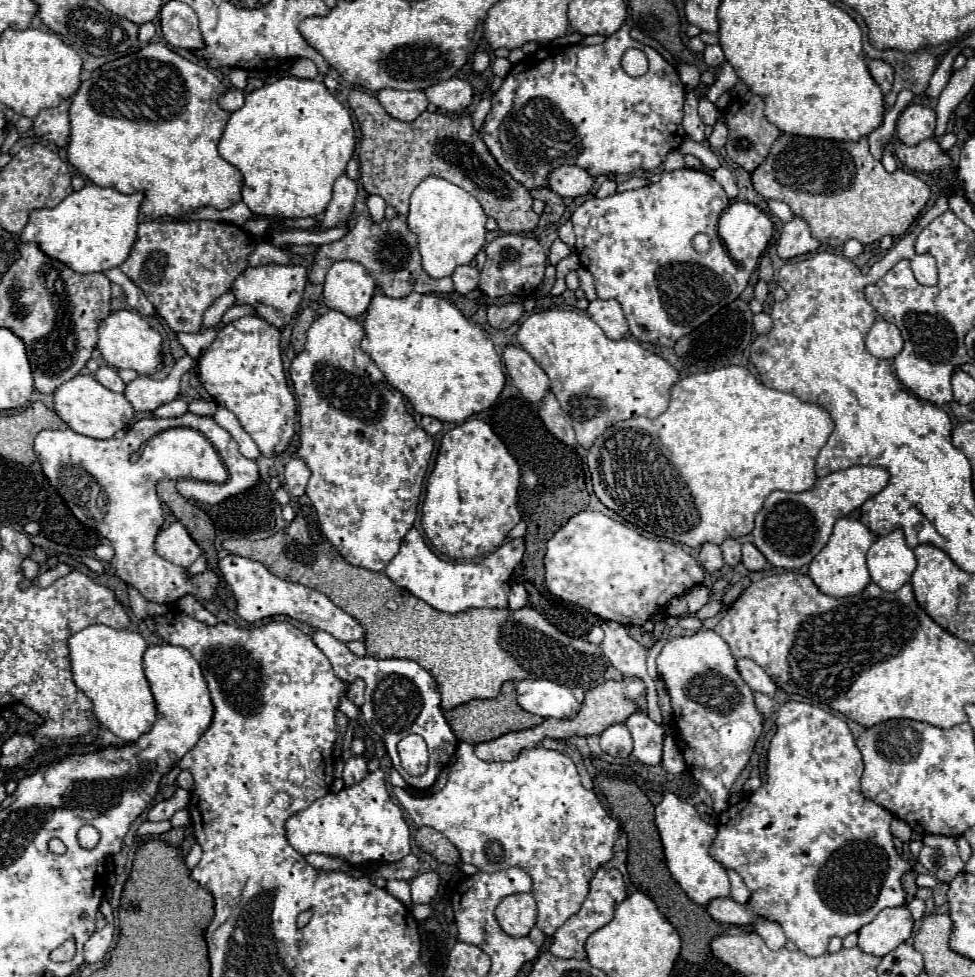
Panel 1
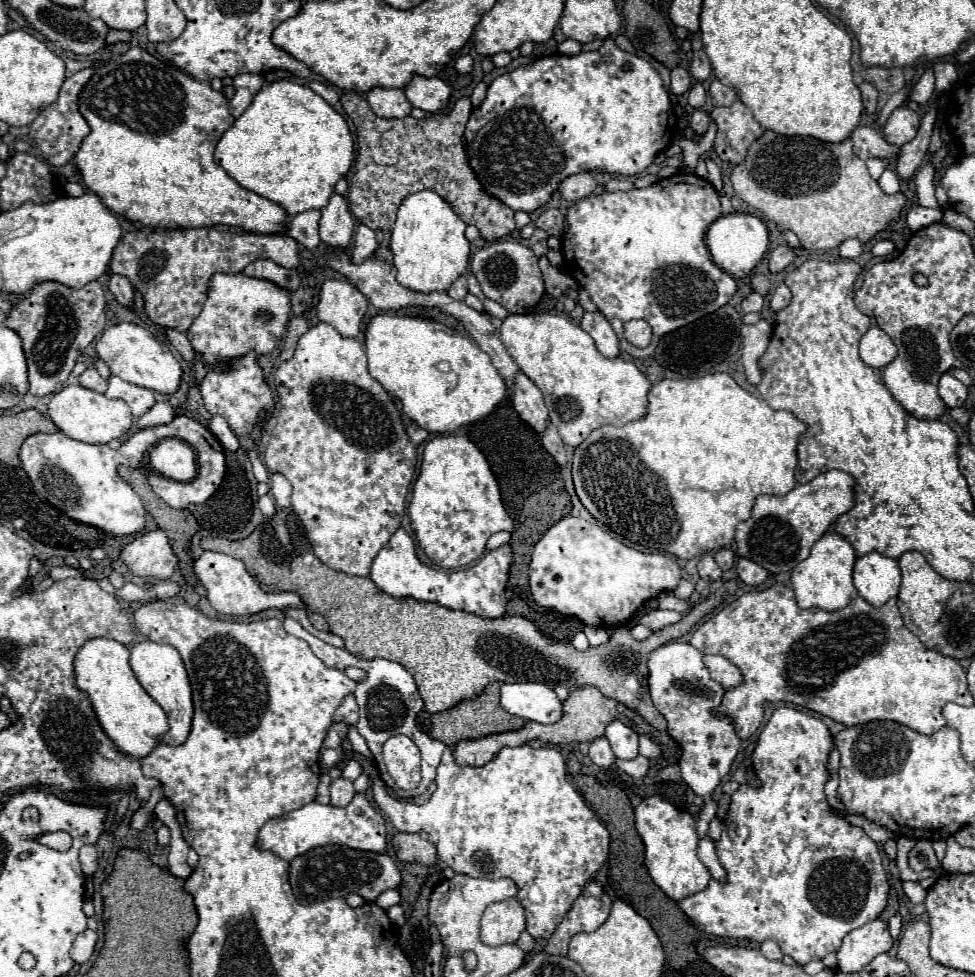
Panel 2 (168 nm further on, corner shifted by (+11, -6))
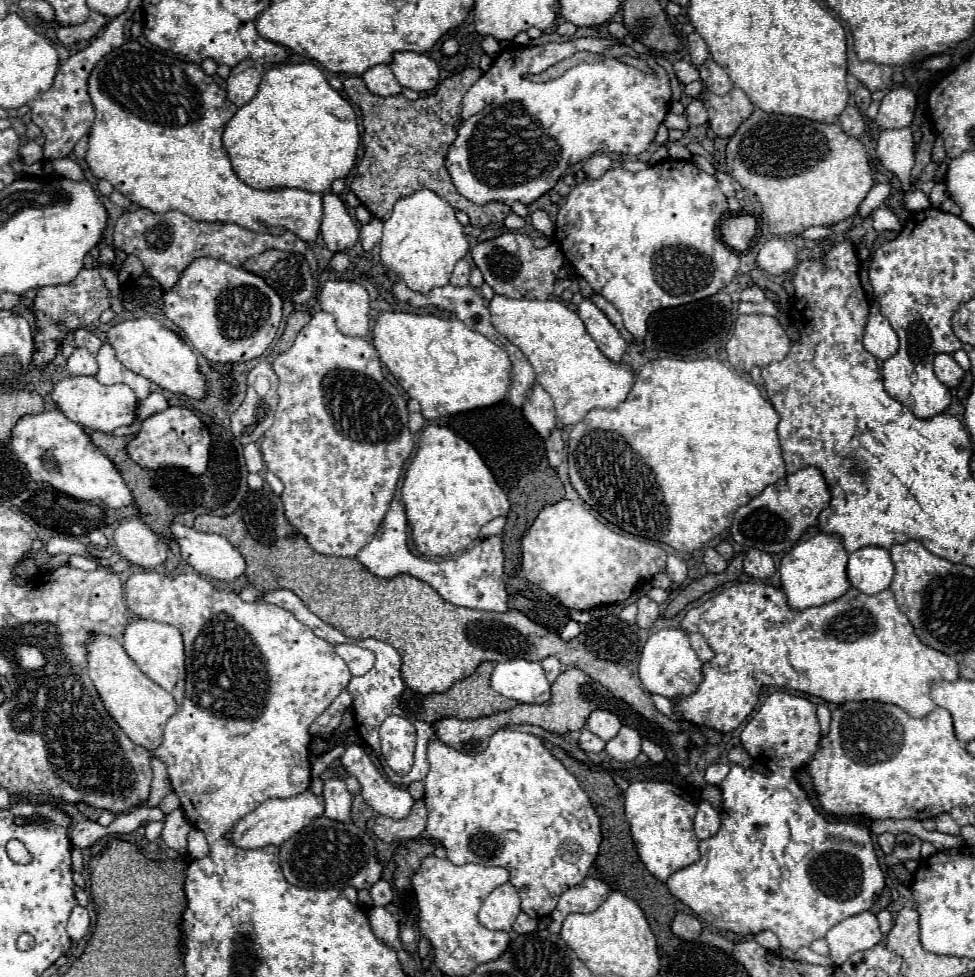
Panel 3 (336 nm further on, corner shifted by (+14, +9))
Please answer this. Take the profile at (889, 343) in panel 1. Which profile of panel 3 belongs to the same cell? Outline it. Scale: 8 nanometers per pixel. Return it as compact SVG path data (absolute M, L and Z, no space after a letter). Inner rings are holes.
M876 305L870 309L870 317L864 329L864 349L878 359L888 359L898 349L898 337L890 327L888 319L878 311Z

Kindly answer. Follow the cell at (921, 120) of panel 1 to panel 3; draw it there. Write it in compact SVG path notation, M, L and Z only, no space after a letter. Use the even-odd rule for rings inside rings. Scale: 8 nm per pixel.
M906 87L892 89L880 103L876 123L880 129L902 129L912 123L914 111L916 111L916 95Z

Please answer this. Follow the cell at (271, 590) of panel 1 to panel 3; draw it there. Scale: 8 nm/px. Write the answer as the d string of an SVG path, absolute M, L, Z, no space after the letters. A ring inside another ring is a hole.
M172 523L172 533L180 545L184 561L192 565L200 575L222 583L236 581L244 575L244 557L226 537L200 533L180 523Z

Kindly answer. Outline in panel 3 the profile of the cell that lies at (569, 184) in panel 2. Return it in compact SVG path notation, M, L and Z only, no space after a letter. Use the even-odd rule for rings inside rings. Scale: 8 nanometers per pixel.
M592 155L592 157L588 157L584 161L584 173L590 179L598 179L610 169L610 165L612 165L610 157L606 157L606 155Z

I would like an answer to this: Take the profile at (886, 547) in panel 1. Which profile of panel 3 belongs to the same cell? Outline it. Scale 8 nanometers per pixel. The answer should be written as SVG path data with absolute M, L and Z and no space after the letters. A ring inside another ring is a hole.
M862 547L850 553L846 573L852 587L866 595L876 595L888 589L894 577L890 551L882 547Z

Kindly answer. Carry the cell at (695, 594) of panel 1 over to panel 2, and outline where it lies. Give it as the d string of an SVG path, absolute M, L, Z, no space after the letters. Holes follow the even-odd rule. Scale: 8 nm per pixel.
M651 610L639 618L639 622L651 630L661 630L679 620L681 620L681 612L673 612L673 610Z

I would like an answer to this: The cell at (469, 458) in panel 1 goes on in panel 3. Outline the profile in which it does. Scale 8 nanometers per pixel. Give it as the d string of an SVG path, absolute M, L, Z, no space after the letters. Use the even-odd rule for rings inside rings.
M428 425L422 431L420 443L416 457L412 459L404 485L402 485L402 501L406 507L406 517L408 523L412 525L412 537L422 555L428 557L444 557L444 555L454 555L458 551L464 551L470 543L472 547L482 541L478 537L478 531L492 519L496 517L506 517L510 509L510 501L506 493L498 487L494 475L482 461L480 453L460 435L456 435L450 427L440 427L440 425Z

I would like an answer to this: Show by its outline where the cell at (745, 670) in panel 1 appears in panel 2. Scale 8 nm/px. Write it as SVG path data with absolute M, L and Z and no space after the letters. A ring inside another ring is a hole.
M705 654L703 662L705 662L711 678L715 682L719 682L723 688L733 688L733 686L741 684L743 676L741 676L739 668L735 668L735 664L731 664L727 658L723 658L719 654Z

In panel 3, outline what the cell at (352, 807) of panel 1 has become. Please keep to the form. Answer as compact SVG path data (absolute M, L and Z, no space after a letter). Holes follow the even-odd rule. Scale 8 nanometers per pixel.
M308 789L308 791L294 795L294 797L288 797L288 799L268 799L268 801L264 801L258 809L254 809L244 819L240 819L234 827L234 831L228 837L232 839L234 845L238 845L242 849L282 845L288 837L296 835L300 829L304 829L306 825L316 821L316 817L322 817L322 815L324 815L324 797L314 795Z

